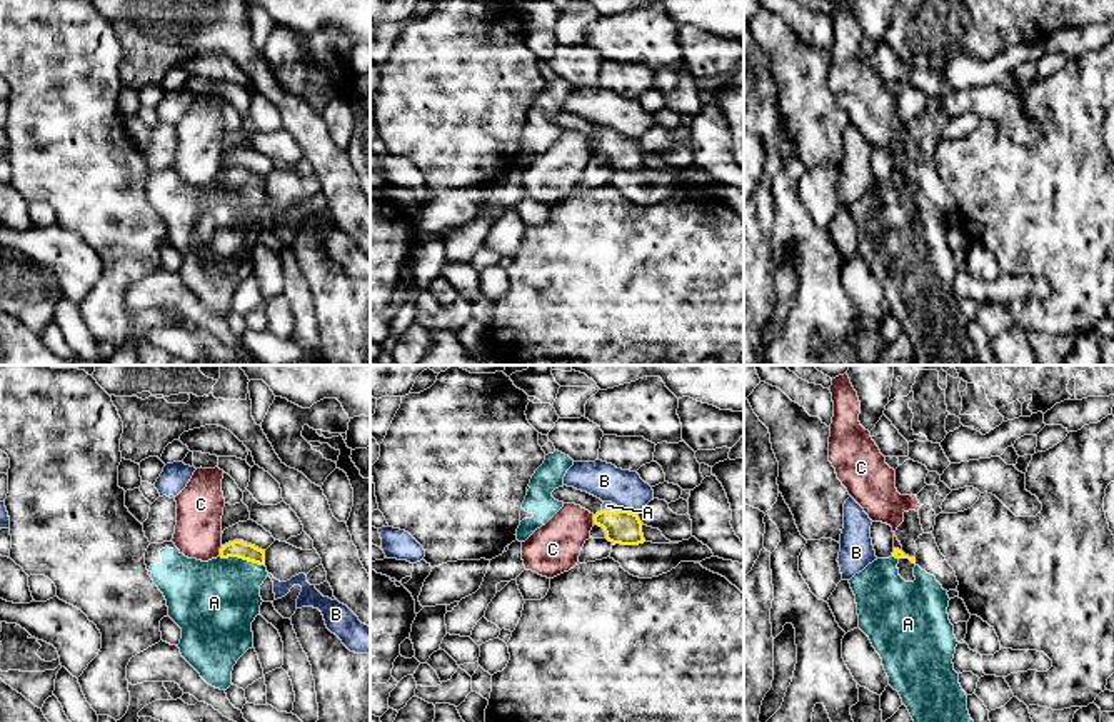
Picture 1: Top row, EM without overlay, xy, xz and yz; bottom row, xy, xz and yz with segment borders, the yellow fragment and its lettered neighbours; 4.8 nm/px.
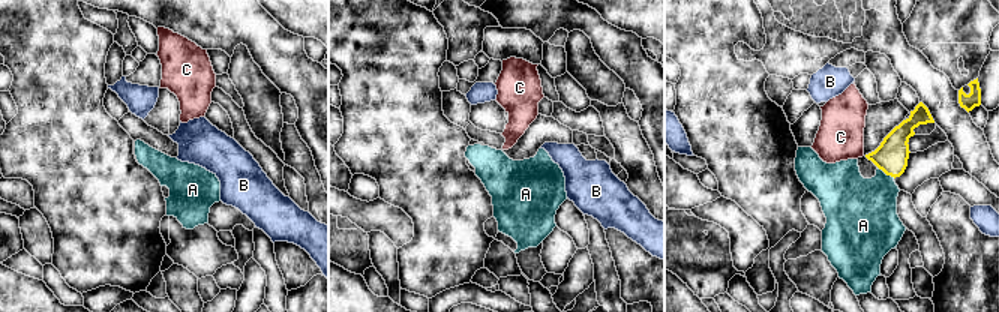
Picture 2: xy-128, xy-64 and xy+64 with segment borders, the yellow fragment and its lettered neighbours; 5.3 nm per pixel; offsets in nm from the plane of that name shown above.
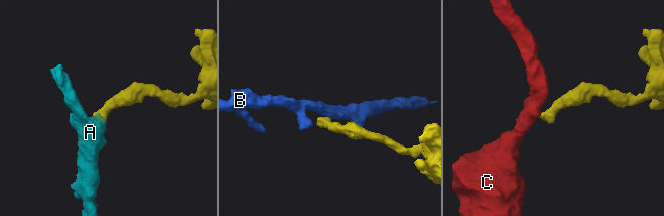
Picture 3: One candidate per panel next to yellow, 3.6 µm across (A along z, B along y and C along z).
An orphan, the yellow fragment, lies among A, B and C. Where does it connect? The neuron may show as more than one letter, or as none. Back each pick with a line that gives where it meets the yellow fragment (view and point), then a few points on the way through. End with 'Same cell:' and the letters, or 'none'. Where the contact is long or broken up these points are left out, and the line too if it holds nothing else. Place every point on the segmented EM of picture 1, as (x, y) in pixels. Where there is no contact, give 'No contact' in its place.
A: Touches yellow at xy (242, 557). Path across: xy (240, 549), (242, 557), (240, 571), (217, 601)
Same cell: A

